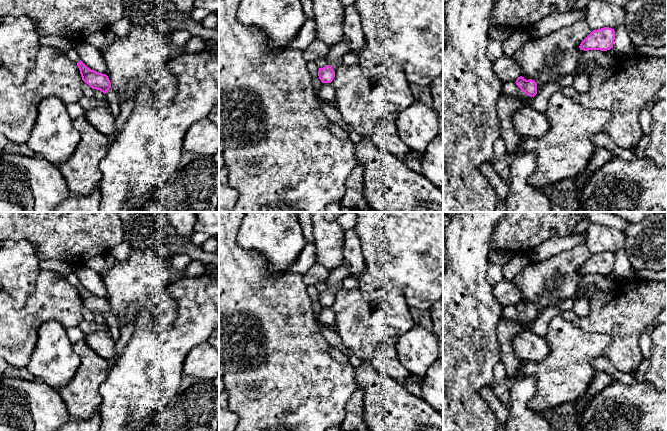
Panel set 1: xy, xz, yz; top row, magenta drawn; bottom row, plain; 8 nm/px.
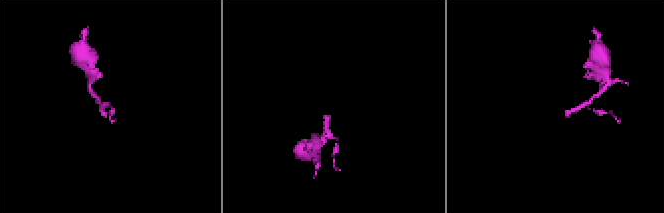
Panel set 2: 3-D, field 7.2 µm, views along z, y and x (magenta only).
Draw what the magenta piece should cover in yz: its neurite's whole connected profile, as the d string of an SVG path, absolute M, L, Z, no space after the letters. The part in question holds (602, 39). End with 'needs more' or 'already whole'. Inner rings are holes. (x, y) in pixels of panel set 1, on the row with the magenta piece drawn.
M604 27L593 30L580 44L580 50L601 50L607 51L613 48L615 31L612 28Z | already whole

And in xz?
M344 38L341 42L331 46L325 59L327 65L319 68L318 76L322 83L331 83L335 77L335 70L343 65L342 58L350 52L349 42Z | needs more

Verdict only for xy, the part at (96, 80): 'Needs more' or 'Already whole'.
Needs more

